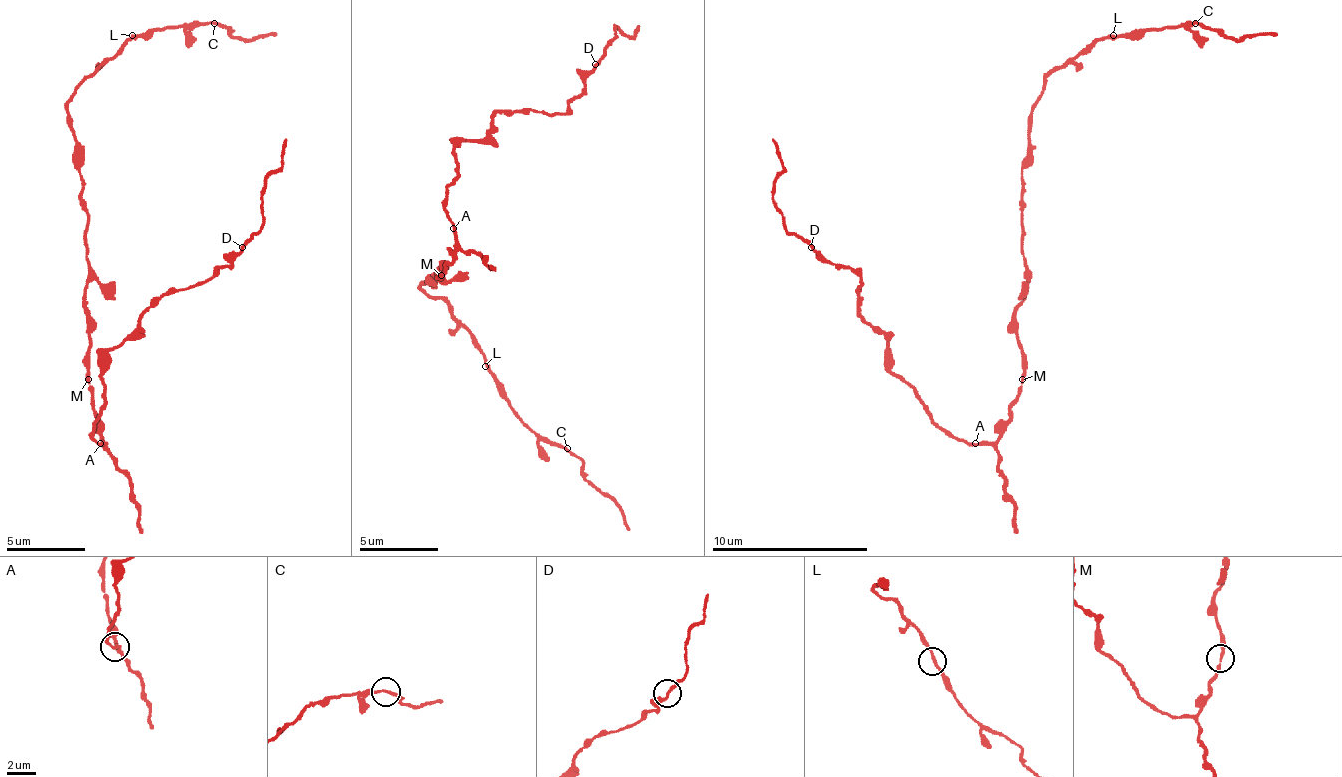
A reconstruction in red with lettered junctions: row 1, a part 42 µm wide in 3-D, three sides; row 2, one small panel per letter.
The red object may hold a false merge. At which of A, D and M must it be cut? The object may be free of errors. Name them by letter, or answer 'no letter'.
no letter

